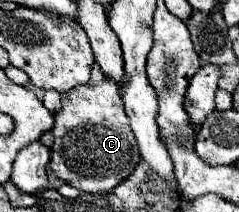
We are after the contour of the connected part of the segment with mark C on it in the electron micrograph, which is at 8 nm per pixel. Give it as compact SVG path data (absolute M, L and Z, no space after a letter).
M92 65L90 81L76 85L62 95L62 109L54 117L54 147L52 171L72 187L86 193L104 193L114 189L126 175L130 175L140 159L134 133L124 113L120 87L108 79L100 65Z

